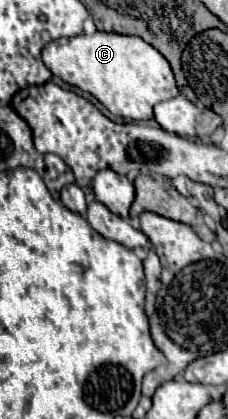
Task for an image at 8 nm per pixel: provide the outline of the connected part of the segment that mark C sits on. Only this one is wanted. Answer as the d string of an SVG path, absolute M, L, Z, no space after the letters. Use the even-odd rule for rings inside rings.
M95 31L93 35L61 37L43 49L43 61L53 75L95 95L111 113L127 119L147 121L153 117L153 105L179 95L167 59L135 35Z

